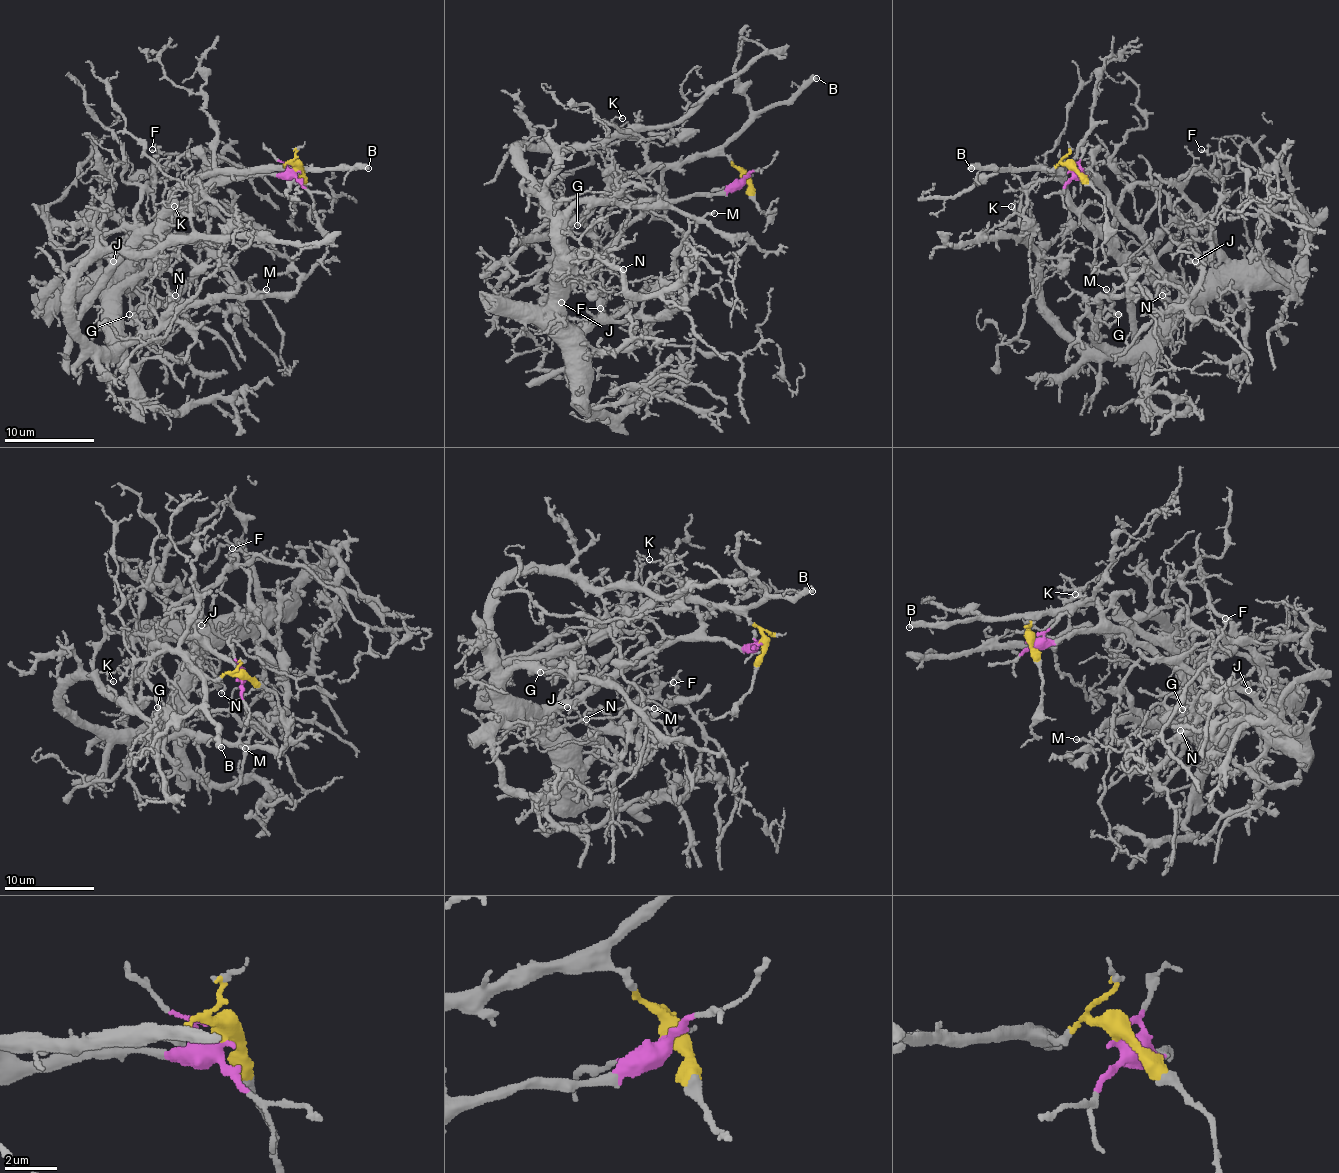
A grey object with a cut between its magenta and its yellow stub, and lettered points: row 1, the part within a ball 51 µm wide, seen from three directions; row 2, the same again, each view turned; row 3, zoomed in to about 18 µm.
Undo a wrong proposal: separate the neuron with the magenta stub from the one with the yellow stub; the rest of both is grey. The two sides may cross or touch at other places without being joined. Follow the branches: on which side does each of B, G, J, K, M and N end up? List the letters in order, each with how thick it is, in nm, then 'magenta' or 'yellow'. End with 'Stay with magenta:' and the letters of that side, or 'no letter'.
B: 480 nm thick; yellow
G: 150 nm thick; magenta
J: 120 nm thick; magenta
K: 100 nm thick; yellow
M: 200 nm thick; magenta
N: 150 nm thick; magenta
Stay with magenta: G, J, M, N

